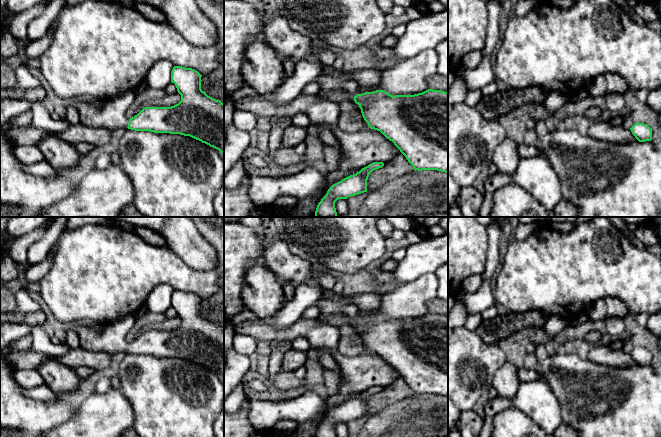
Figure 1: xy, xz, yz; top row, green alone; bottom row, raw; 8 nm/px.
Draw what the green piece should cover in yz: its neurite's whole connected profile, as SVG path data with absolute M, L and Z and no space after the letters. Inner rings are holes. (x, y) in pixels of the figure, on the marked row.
M635 123L630 130L639 142L652 140L652 130L647 124Z

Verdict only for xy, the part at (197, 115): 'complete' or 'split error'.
split error

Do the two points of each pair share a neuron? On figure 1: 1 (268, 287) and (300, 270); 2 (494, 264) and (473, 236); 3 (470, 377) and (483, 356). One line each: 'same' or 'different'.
1: different
2: different
3: same

